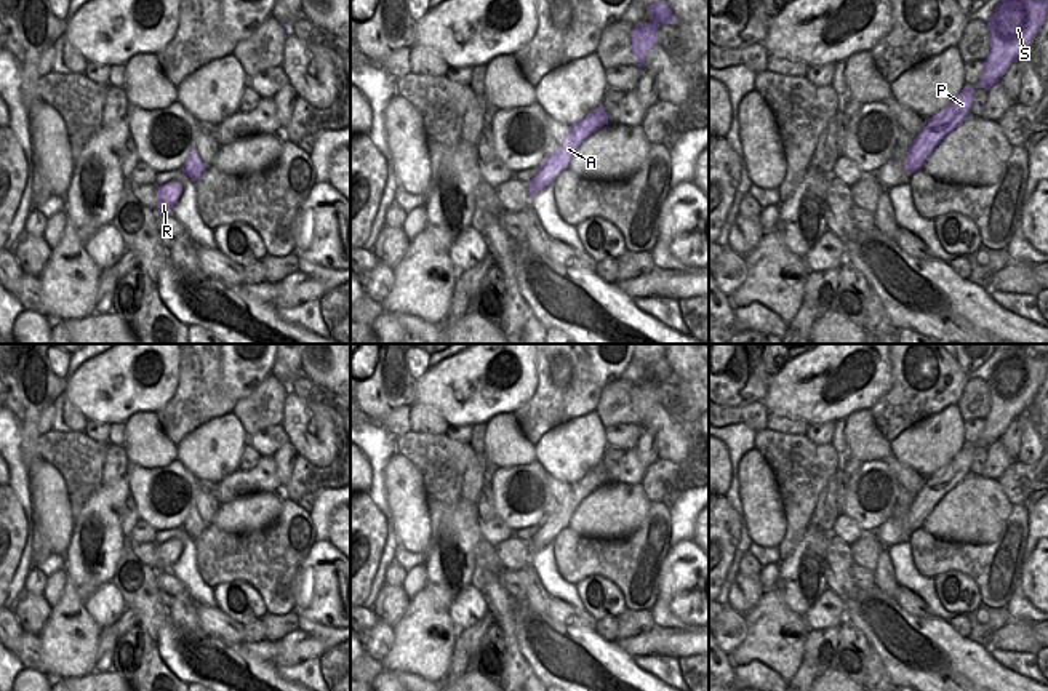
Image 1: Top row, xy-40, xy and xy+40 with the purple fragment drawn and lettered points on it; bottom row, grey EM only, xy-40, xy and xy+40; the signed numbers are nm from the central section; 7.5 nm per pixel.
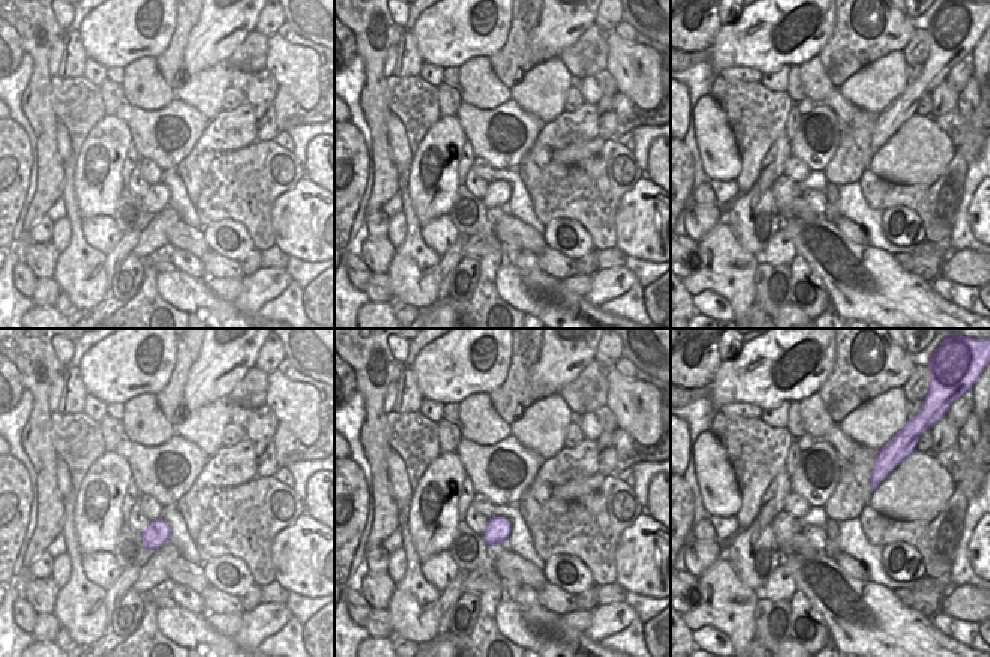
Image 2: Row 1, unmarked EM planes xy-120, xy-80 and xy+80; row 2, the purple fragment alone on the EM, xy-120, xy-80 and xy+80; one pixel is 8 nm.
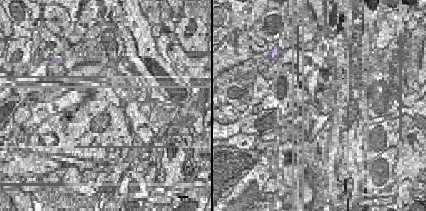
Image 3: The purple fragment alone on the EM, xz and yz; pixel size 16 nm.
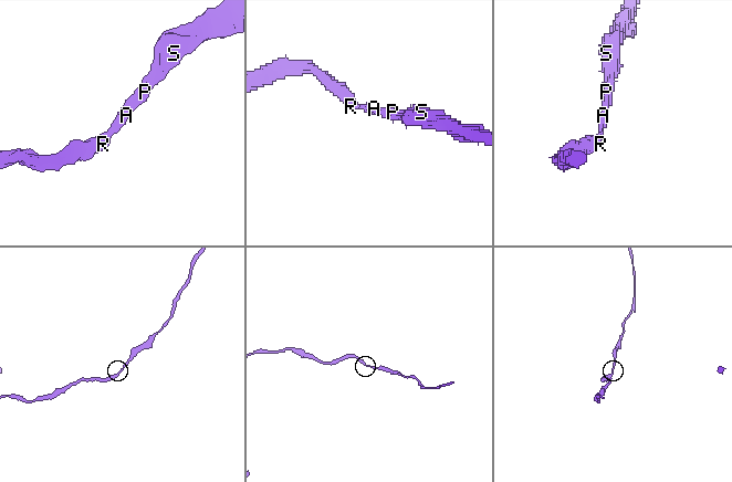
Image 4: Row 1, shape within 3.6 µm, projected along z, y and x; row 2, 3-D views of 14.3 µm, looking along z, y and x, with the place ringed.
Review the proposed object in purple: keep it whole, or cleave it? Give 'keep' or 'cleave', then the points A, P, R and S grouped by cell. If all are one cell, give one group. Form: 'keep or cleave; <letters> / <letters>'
keep; A P R S

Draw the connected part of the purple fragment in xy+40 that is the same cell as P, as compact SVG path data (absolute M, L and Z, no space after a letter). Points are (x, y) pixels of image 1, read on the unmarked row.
M1002 350L1003 358L987 379L990 411L984 419L982 437L976 445L965 445L939 472L925 478L907 510L907 533L922 528L925 518L962 480L971 473L973 453L978 446L989 448L998 441L1013 421L1030 409L1046 379L1048 355L1024 350Z

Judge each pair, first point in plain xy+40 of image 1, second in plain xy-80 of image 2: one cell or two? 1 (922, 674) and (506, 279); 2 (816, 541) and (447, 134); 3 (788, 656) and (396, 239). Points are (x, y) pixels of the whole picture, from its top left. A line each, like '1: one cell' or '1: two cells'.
1: one cell
2: one cell
3: two cells

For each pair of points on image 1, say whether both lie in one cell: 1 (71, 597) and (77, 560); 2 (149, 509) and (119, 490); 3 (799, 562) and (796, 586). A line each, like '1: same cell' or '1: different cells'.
1: different cells
2: different cells
3: same cell

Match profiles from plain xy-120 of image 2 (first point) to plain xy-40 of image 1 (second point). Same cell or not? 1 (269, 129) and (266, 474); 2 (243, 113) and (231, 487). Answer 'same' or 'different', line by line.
1: different
2: same

